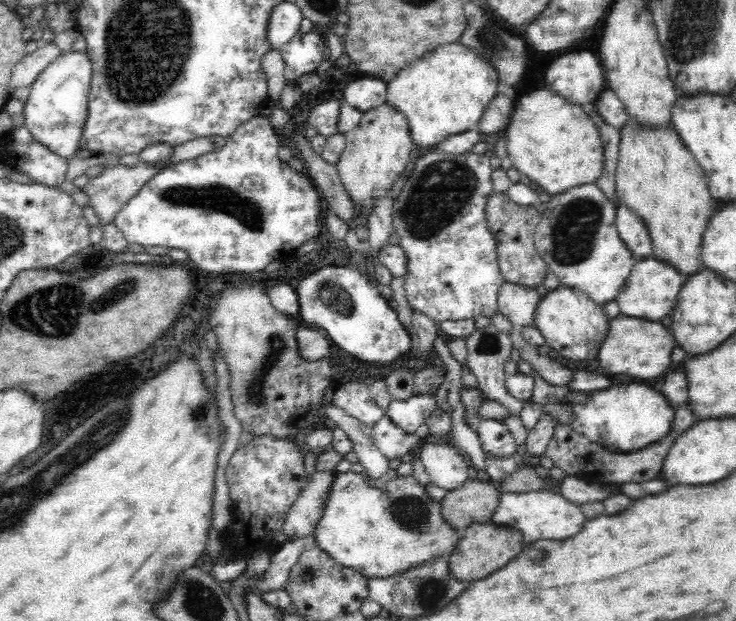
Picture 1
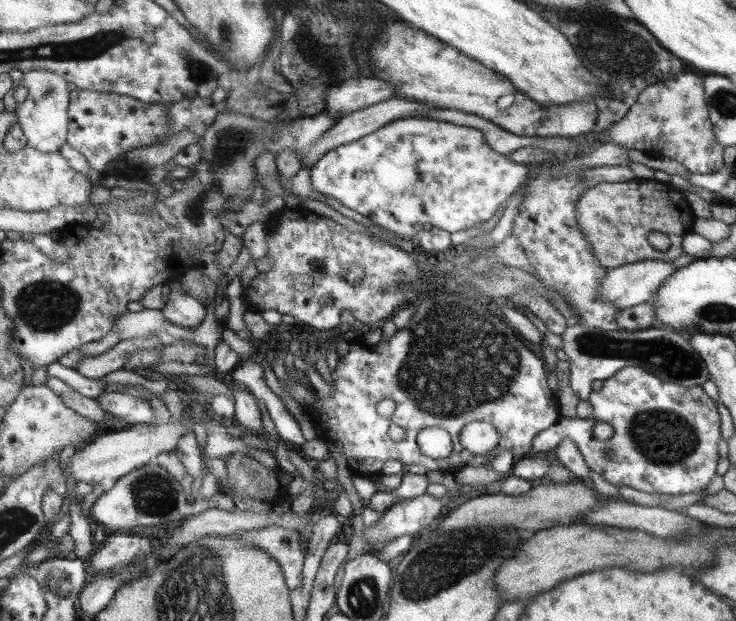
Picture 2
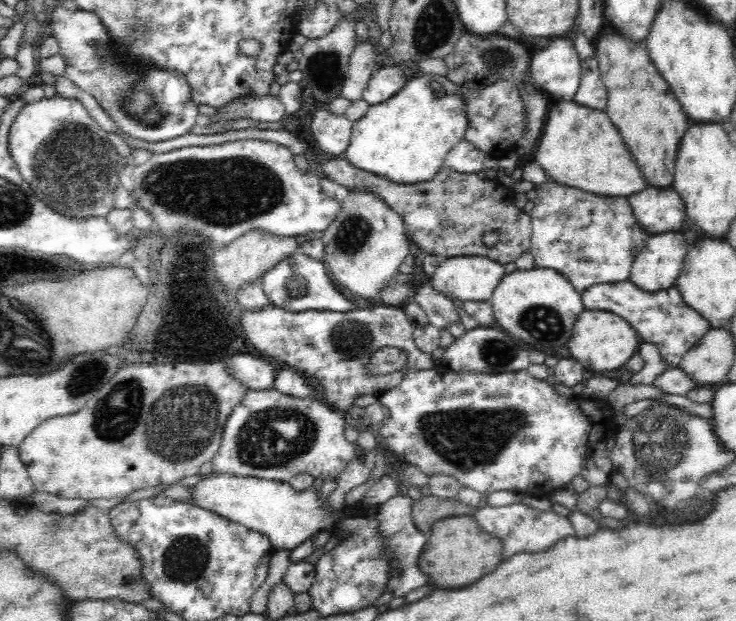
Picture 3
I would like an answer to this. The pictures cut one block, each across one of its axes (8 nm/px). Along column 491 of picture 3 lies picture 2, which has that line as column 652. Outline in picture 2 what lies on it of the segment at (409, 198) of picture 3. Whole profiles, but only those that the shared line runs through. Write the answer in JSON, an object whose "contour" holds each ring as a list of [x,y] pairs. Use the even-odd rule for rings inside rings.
{"contour":[[[634,178],[625,182],[600,182],[595,186],[587,187],[577,198],[576,213],[578,228],[581,229],[584,237],[587,237],[590,250],[601,267],[609,269],[623,266],[624,264],[636,263],[643,260],[663,260],[670,263],[683,255],[682,244],[683,234],[691,228],[693,223],[693,214],[687,206],[687,201],[681,196],[679,190],[675,190],[671,183],[660,183],[655,179],[637,179]],[[649,232],[660,232],[669,239],[669,248],[666,252],[658,252],[647,242]]]}

